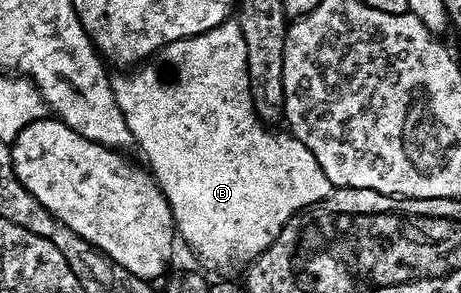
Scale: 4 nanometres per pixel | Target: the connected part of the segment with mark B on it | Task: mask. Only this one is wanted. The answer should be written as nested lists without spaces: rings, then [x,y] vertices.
[[[228,18],[220,22],[219,27],[211,28],[204,35],[201,36],[190,36],[184,40],[178,40],[176,44],[167,45],[165,51],[162,53],[161,59],[163,59],[163,65],[160,68],[143,68],[147,66],[139,66],[134,69],[135,76],[123,76],[114,85],[115,89],[115,99],[119,101],[119,105],[127,113],[127,121],[129,122],[129,130],[135,134],[135,144],[138,147],[143,147],[143,156],[148,160],[146,163],[149,165],[149,171],[156,180],[159,181],[159,188],[165,195],[167,195],[167,201],[171,207],[171,213],[175,219],[175,231],[177,233],[178,239],[183,240],[185,243],[191,247],[191,252],[195,256],[200,256],[207,264],[212,264],[215,268],[223,268],[226,264],[240,264],[240,266],[246,265],[248,262],[255,259],[256,256],[260,256],[262,252],[265,251],[270,244],[277,238],[277,234],[281,234],[281,230],[285,225],[287,225],[293,217],[302,212],[304,208],[310,208],[311,205],[321,202],[328,196],[328,194],[333,190],[333,185],[329,182],[329,178],[325,178],[325,170],[321,170],[321,166],[317,166],[317,158],[314,154],[306,148],[301,141],[295,139],[294,136],[288,134],[286,131],[275,132],[279,130],[272,130],[268,125],[264,124],[263,121],[257,118],[255,113],[255,107],[253,106],[253,98],[251,97],[251,91],[249,90],[249,70],[247,69],[247,63],[245,62],[245,38],[239,35],[239,21],[235,18]]]

